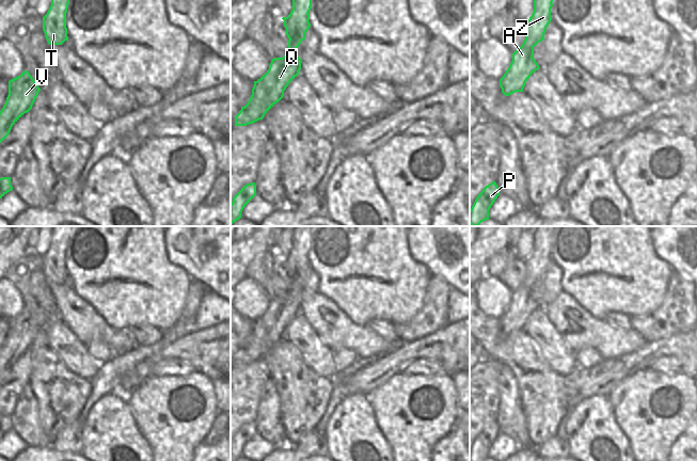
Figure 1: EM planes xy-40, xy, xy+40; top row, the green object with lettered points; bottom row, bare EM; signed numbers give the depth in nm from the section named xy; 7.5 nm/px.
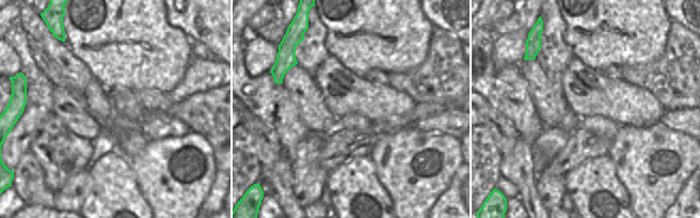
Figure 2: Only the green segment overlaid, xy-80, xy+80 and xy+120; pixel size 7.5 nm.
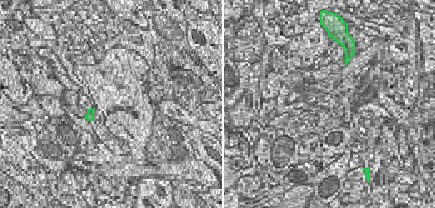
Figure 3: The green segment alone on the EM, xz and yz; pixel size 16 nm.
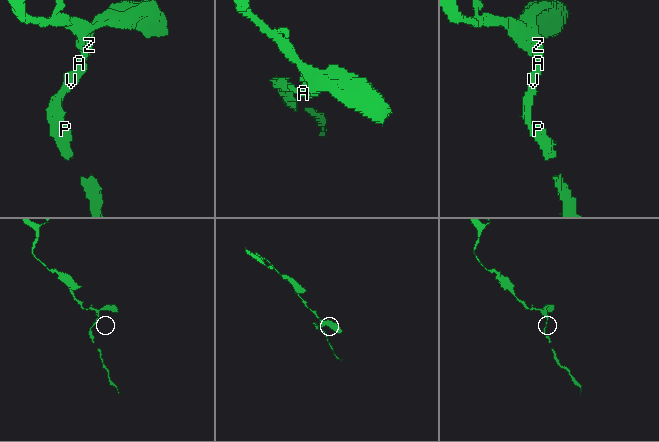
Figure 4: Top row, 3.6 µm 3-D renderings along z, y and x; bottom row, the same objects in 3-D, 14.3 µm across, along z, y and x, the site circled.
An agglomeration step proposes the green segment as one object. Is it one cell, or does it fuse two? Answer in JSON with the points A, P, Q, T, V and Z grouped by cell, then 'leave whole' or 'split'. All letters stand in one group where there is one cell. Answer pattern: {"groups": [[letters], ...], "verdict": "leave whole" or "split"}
{"groups": [["A", "P", "Q", "T", "V", "Z"]], "verdict": "leave whole"}

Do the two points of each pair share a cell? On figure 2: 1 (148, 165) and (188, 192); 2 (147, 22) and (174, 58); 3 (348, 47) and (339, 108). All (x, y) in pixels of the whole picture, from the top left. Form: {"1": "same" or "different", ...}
{"1": "same", "2": "same", "3": "different"}

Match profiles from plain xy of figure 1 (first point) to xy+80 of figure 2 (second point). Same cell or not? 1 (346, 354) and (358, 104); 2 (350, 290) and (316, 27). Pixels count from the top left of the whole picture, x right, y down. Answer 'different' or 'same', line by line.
1: different
2: different

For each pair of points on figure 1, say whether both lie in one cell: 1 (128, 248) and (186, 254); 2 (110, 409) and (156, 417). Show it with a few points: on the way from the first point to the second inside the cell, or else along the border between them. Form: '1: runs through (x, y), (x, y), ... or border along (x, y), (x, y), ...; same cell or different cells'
1: border along (163, 237), (167, 256), (184, 270); different cells
2: border along (127, 395), (127, 403), (136, 427), (143, 435); different cells

